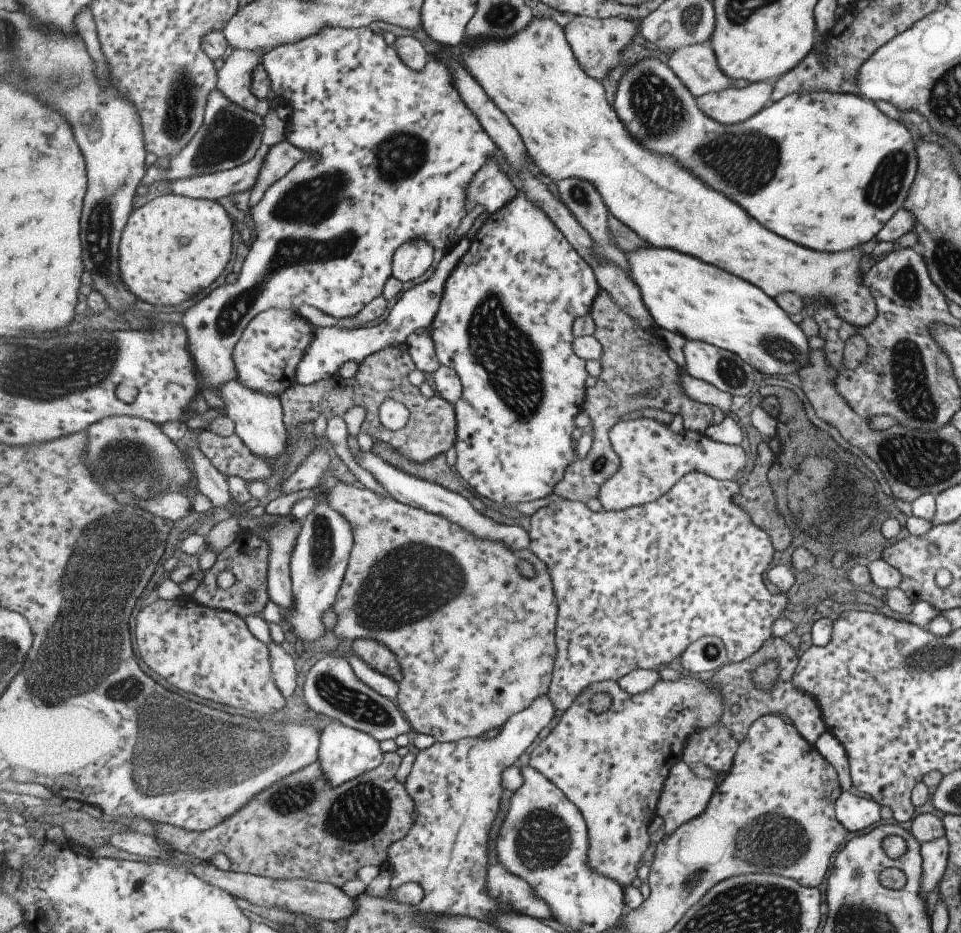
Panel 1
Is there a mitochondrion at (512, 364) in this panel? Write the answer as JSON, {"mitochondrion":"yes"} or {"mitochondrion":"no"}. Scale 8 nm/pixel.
{"mitochondrion":"yes"}

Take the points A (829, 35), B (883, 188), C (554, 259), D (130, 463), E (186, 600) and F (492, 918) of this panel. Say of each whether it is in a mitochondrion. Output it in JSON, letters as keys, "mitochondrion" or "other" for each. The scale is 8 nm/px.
{"A":"other","B":"mitochondrion","C":"other","D":"mitochondrion","E":"other","F":"other"}

